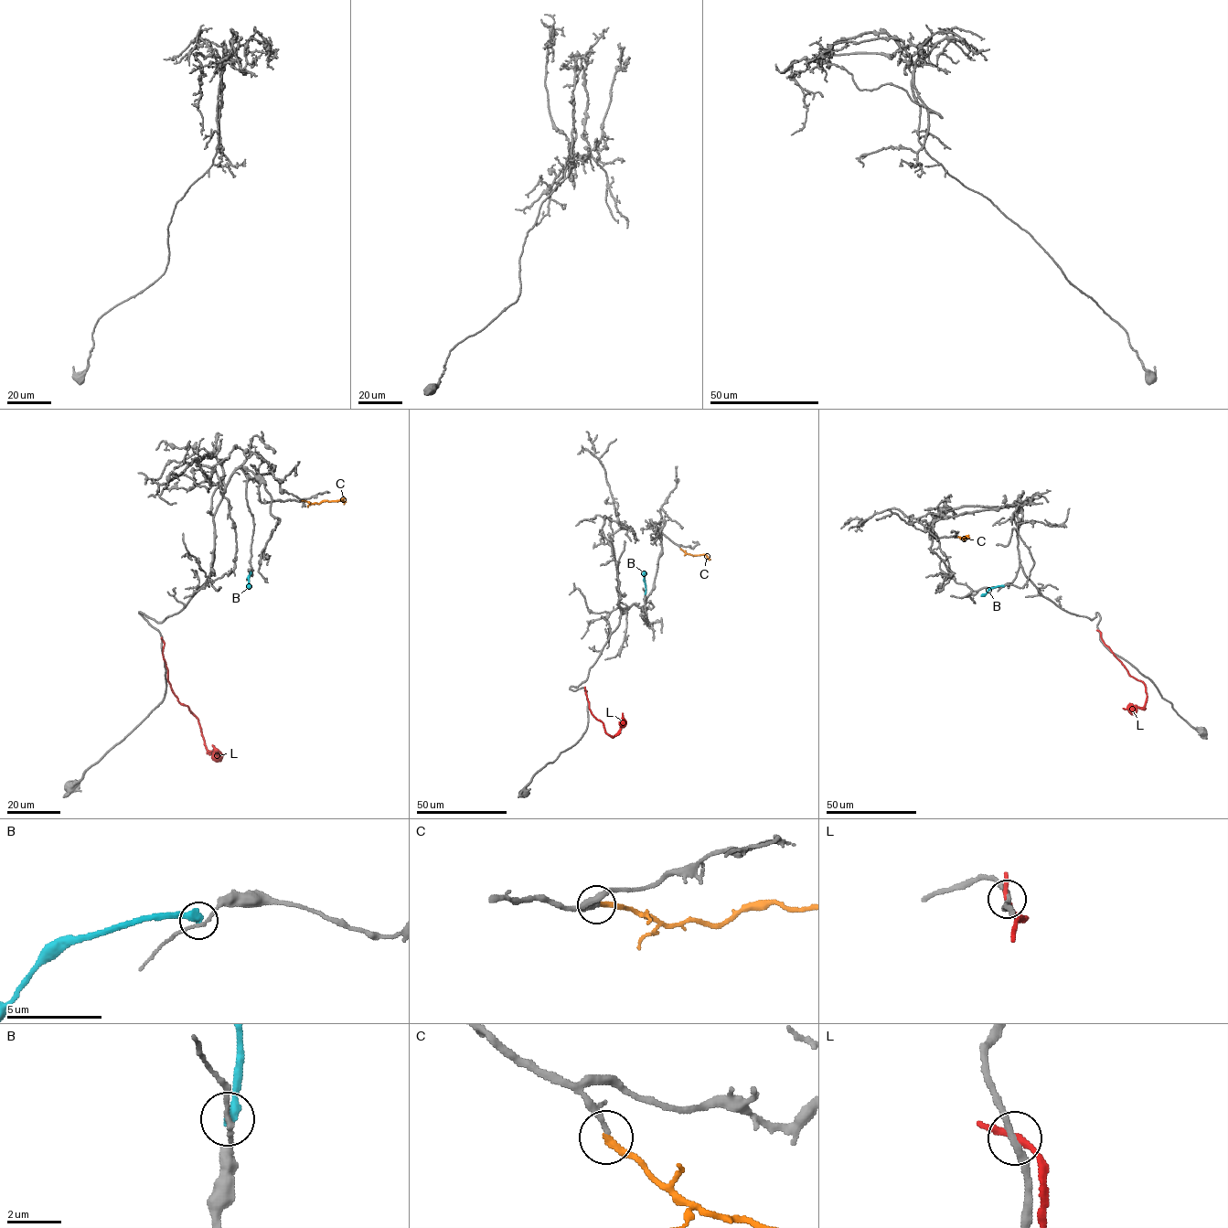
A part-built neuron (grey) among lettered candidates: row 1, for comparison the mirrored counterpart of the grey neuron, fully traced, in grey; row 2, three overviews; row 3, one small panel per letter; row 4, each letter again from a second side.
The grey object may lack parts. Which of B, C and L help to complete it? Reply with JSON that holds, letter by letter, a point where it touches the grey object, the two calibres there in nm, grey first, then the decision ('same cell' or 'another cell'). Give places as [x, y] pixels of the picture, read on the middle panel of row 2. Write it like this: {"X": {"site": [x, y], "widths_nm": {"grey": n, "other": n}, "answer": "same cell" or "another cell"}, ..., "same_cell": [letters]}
{"B": {"site": [645, 593], "widths_nm": {"grey": 160, "other": 440}, "answer": "another cell"}, "C": {"site": [680, 549], "widths_nm": {"grey": 140, "other": 280}, "answer": "same cell"}, "L": {"site": [585, 689], "widths_nm": {"grey": 240, "other": 240}, "answer": "another cell"}, "same_cell": ["C"]}

